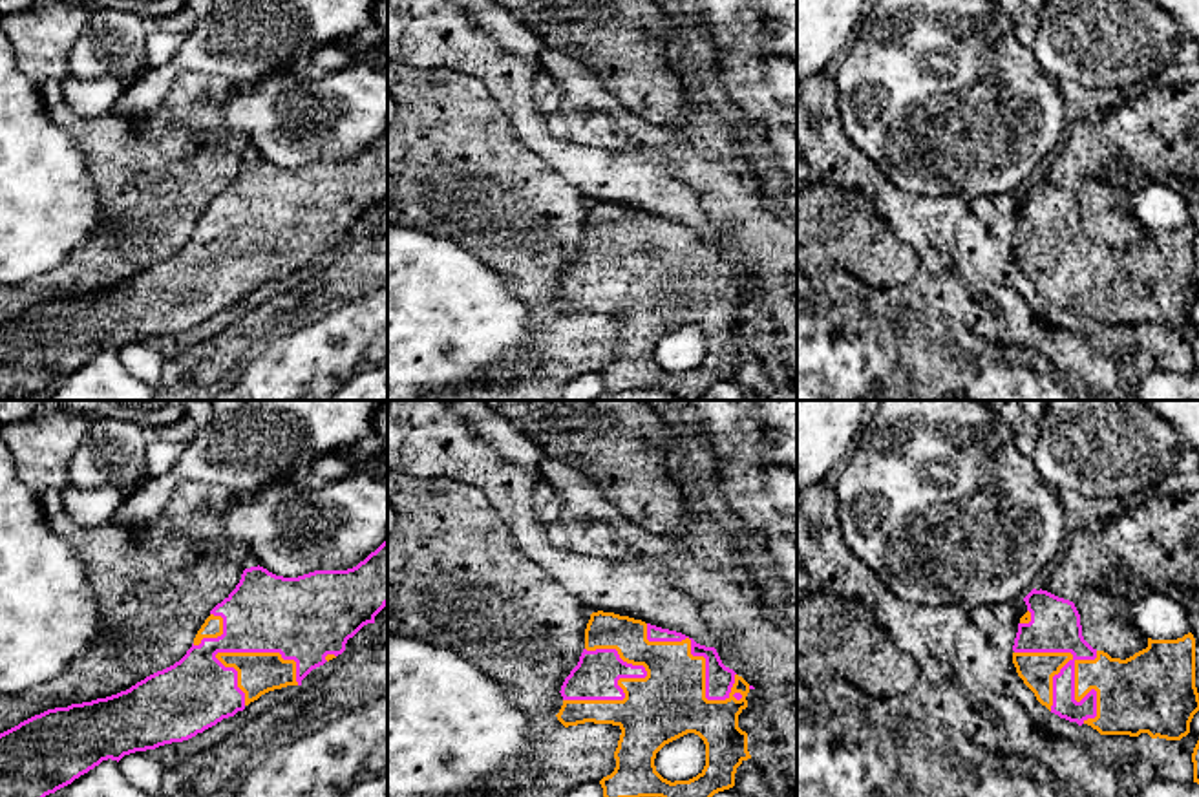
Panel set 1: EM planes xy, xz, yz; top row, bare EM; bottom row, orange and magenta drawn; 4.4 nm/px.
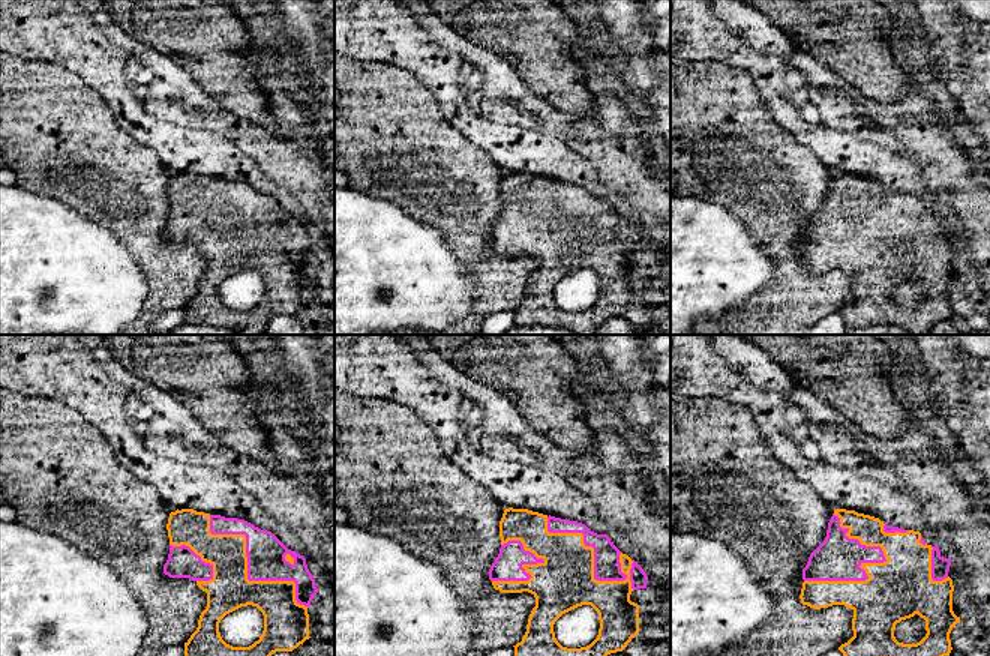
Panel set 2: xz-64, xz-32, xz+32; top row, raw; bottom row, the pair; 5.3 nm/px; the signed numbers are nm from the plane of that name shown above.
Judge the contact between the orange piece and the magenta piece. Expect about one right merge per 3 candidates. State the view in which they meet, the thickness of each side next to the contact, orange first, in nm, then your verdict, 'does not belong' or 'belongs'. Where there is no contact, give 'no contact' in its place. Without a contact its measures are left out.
yz | 280/220 nm | belongs

